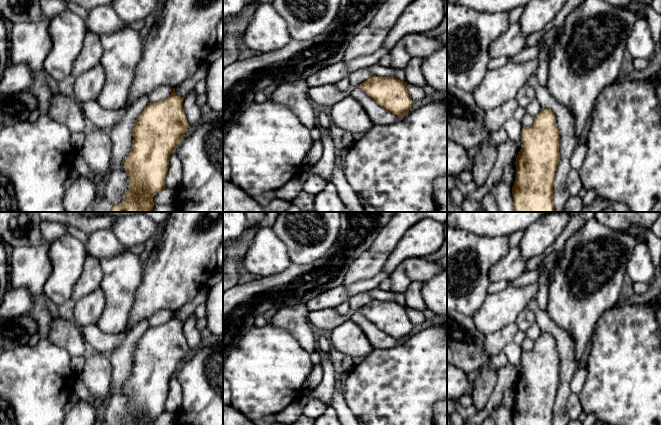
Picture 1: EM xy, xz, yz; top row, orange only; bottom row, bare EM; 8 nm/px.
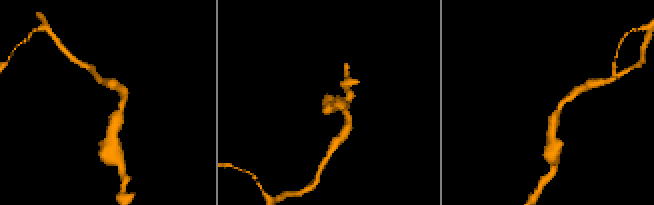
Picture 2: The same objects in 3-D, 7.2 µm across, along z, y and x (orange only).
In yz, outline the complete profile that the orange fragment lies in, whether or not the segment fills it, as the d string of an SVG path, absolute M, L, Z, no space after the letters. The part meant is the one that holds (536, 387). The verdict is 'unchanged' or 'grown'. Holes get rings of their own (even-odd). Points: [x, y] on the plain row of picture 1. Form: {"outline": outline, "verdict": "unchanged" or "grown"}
{"outline": "M546 332L534 341L531 351L522 352L513 425L553 425L553 407L560 384L559 363L555 339Z", "verdict": "unchanged"}

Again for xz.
{"outline": "M374 299L362 306L359 311L377 328L399 341L408 337L413 329L407 306L396 301Z", "verdict": "unchanged"}

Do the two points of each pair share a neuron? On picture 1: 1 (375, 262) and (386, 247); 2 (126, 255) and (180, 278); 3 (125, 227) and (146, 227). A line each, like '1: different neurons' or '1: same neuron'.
1: different neurons
2: different neurons
3: same neuron

